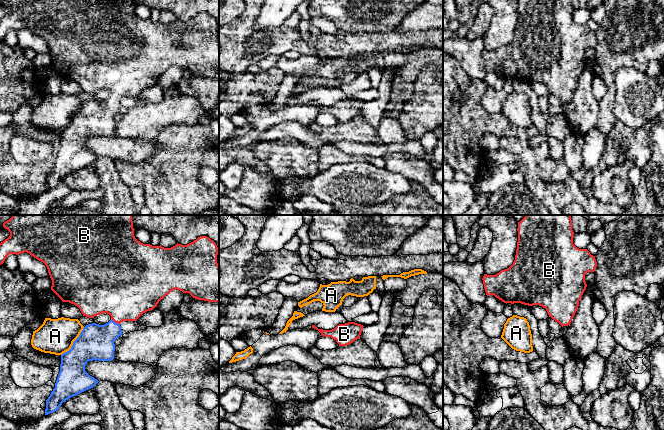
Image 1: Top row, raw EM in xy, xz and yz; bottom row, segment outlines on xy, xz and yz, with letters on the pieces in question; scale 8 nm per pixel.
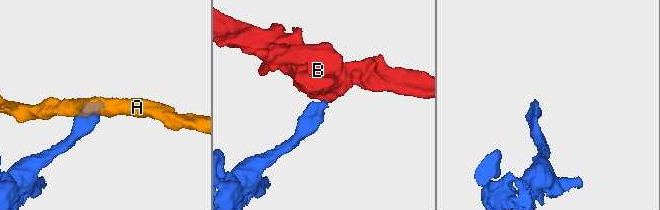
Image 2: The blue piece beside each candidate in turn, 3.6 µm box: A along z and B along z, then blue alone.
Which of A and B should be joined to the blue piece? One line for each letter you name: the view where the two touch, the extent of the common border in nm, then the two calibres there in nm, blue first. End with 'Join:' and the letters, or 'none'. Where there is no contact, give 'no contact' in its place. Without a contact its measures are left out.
B: xy | 90 nm | 280/440 nm
Join: B

